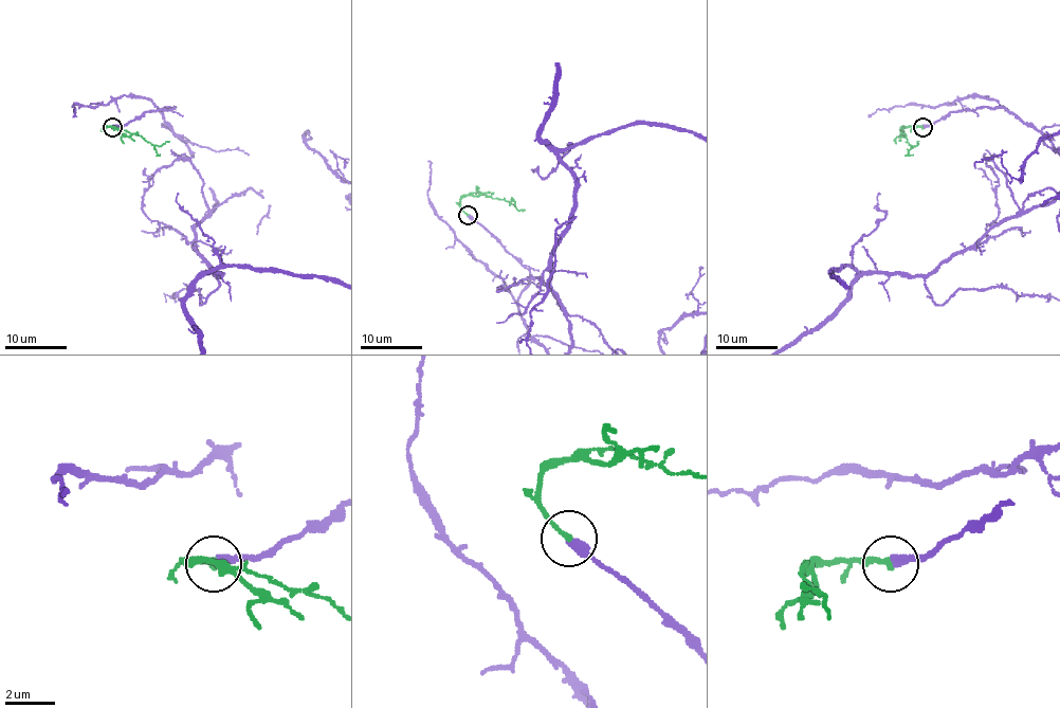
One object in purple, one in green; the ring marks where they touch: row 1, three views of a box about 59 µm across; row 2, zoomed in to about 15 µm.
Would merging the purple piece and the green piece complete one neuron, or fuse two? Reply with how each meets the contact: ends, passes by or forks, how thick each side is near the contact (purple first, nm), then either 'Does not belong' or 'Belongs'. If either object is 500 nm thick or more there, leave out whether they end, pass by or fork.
At the ring purple ends. At the ring green ends. Thickness 400 nm (purple) against 240 nm. Belongs

